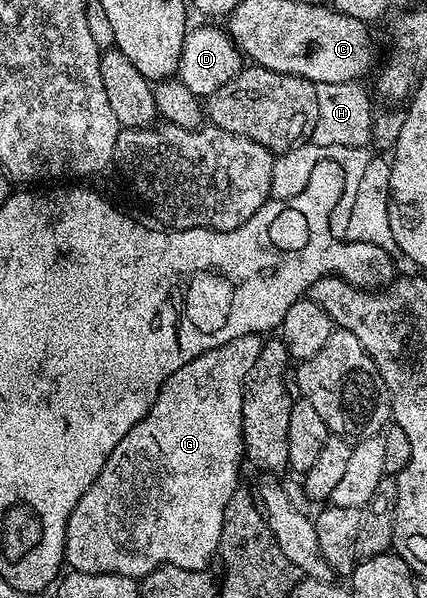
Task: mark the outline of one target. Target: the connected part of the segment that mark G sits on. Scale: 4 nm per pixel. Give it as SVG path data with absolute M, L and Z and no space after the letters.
M258 335L239 336L219 348L211 348L211 352L203 352L203 356L195 356L195 360L183 364L179 372L175 372L167 379L155 404L151 404L147 416L143 416L143 420L139 420L139 424L135 424L135 428L131 428L131 432L127 432L127 436L123 436L123 440L115 444L115 452L111 452L107 464L103 464L103 472L99 472L95 484L91 484L91 488L83 492L83 500L75 504L67 520L65 532L65 562L70 571L78 574L118 574L140 580L161 566L171 566L174 570L203 570L212 563L223 532L223 512L227 508L227 500L231 500L231 496L239 488L237 477L241 474L241 458L243 462L245 454L245 437L241 427L243 384L251 364L255 364L255 360L259 358L261 344L262 339Z

